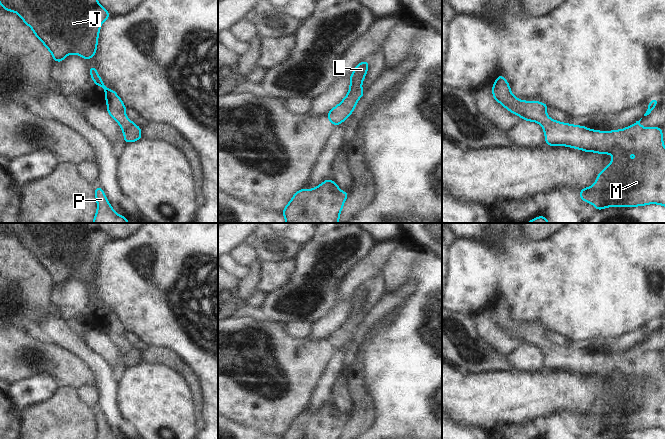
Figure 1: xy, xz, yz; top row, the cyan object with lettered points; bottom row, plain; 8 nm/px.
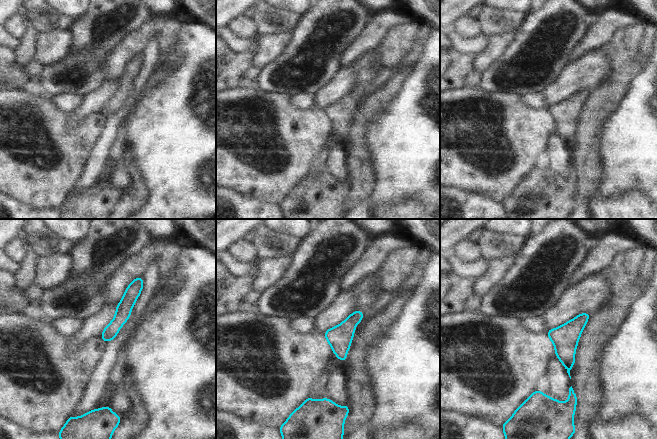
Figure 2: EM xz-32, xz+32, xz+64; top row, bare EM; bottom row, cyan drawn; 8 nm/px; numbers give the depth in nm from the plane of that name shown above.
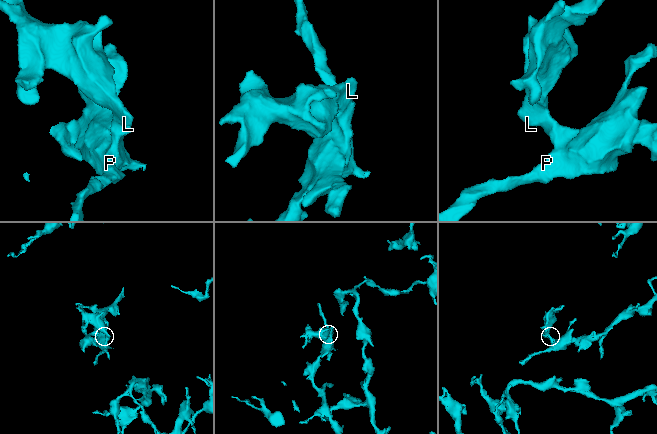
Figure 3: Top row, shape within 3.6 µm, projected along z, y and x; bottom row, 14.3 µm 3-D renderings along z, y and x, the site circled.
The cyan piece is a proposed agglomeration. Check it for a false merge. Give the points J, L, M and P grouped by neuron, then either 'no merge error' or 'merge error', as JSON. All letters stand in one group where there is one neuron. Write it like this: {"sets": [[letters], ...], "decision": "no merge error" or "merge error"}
{"sets": [["J", "L", "M", "P"]], "decision": "no merge error"}

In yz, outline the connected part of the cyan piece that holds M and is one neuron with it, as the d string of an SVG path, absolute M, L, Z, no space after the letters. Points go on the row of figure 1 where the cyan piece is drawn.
M502 75L497 76L492 86L492 94L496 102L501 103L512 114L520 116L523 120L539 123L543 128L547 145L567 146L585 152L614 156L610 164L598 174L596 182L580 190L579 198L594 205L597 211L611 206L636 207L659 204L665 207L665 147L661 127L643 128L640 119L627 128L603 132L585 126L561 123L548 117L546 110L549 106L545 103L519 100L515 97Z

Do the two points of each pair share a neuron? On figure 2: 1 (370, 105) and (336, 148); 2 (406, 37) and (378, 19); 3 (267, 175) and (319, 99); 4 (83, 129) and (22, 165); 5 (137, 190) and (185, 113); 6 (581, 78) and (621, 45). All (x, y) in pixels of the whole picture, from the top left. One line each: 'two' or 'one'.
1: two
2: two
3: two
4: one
5: two
6: two

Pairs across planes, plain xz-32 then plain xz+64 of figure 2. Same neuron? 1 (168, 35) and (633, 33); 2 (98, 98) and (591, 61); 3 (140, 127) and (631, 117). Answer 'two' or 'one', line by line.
1: one
2: one
3: one

